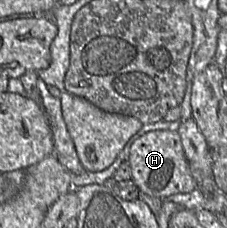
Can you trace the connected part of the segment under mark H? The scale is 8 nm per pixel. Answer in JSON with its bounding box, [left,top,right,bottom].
[127,130,197,199]

